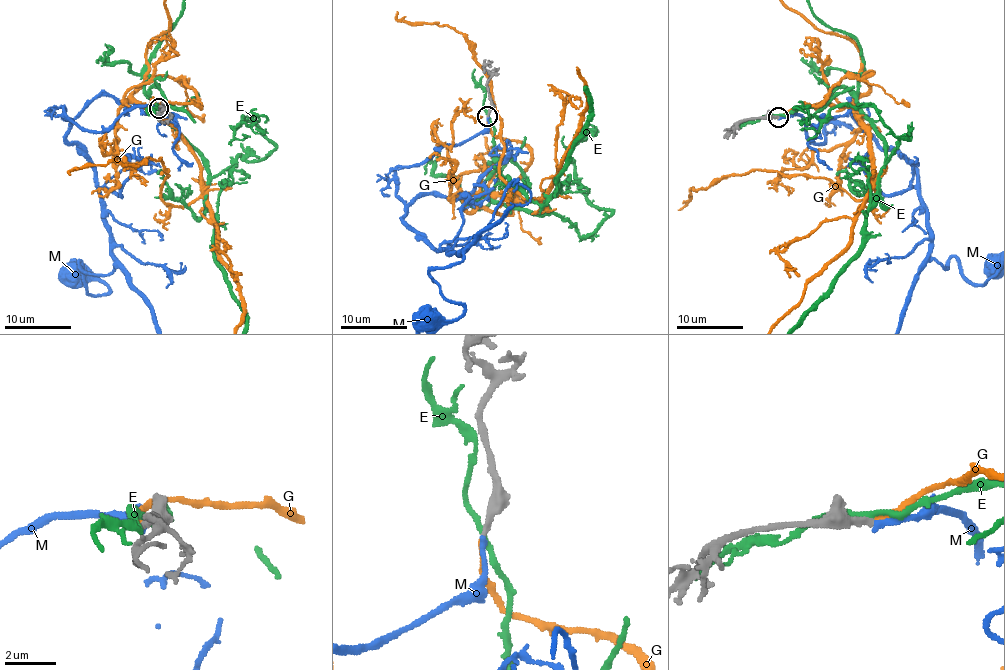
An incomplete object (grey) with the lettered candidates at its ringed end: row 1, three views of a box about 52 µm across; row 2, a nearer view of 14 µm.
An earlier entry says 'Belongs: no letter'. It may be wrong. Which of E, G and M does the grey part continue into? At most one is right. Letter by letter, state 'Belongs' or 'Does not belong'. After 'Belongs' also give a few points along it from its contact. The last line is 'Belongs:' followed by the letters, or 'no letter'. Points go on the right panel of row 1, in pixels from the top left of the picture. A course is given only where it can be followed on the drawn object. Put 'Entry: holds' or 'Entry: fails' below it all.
E: Does not belong
G: Does not belong
M: Belongs. Its course: (778, 117), (801, 116), (820, 144), (844, 122), (891, 148), (914, 167), (931, 256), (977, 285), (996, 265)
Belongs: M
Entry: fails

